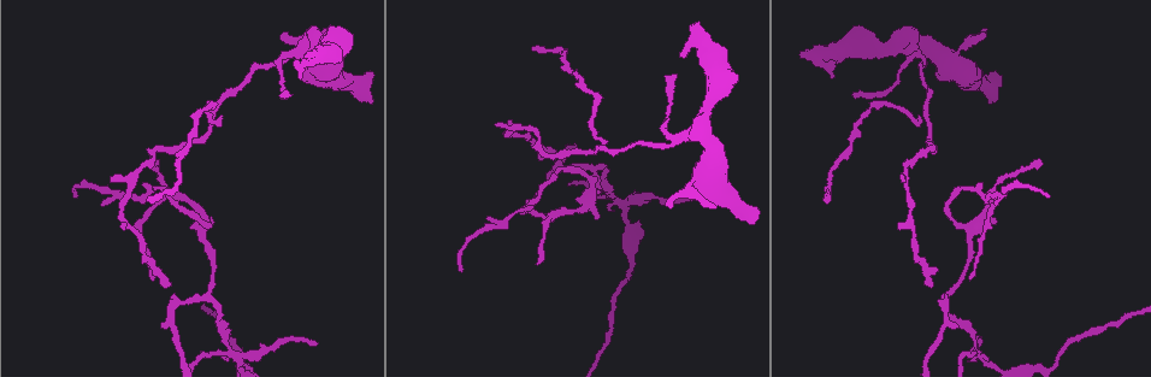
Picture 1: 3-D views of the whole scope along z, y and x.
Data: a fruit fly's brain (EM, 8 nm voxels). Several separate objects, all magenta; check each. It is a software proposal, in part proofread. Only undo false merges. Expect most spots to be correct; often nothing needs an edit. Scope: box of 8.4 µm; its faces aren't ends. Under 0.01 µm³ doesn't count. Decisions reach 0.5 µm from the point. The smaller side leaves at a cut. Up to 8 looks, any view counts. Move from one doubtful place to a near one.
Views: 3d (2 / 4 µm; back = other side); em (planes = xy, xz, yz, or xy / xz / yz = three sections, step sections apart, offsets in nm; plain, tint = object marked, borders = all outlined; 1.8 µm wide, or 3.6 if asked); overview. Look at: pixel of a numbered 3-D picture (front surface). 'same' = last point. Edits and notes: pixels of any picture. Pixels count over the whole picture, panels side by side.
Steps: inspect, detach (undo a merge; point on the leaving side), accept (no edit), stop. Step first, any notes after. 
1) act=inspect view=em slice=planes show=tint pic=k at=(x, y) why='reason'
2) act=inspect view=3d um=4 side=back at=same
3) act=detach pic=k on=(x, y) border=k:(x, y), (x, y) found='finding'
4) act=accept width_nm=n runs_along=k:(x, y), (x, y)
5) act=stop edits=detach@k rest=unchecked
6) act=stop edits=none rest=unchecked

act=inspect view=3d um=2 pic=1 at=(598, 148) why='two arms in line, one across'

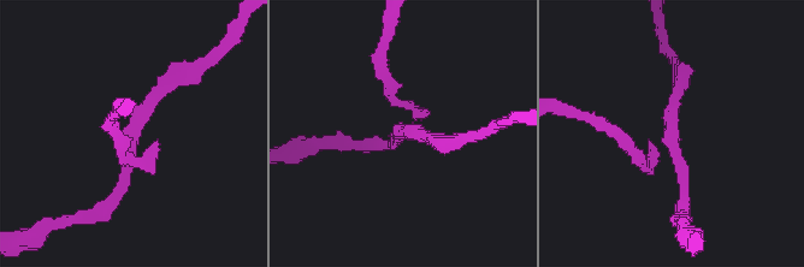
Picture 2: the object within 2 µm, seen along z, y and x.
act=inspect view=em slice=xy step=8 show=tint pic=2 at=(672, 147) arms=3

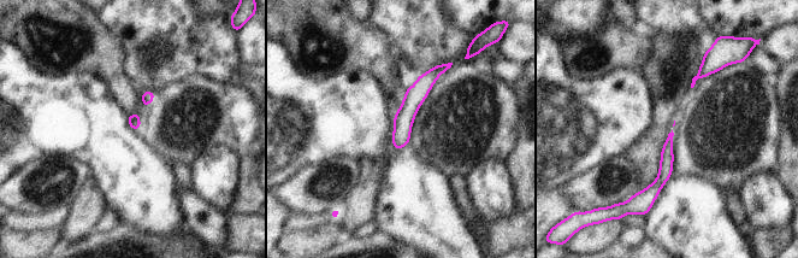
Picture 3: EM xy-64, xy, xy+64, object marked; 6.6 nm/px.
act=accept runs_along=3:(438, 70), (414, 97), (397, 145) found='one neuron here'

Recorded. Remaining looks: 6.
act=inspect view=3d um=4 pic=1 at=(911, 39) why='abrupt turn'

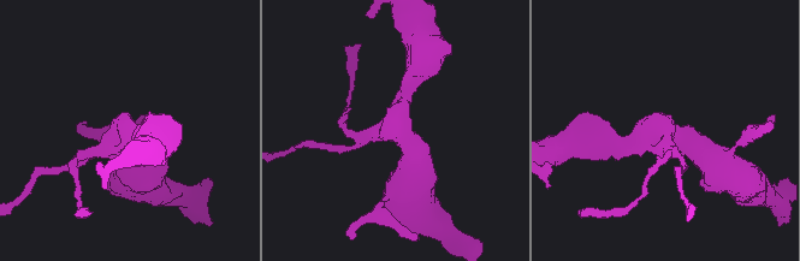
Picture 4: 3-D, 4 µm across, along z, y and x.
act=inspect view=em slice=xz step=16 show=borders pic=4 at=(397, 132)

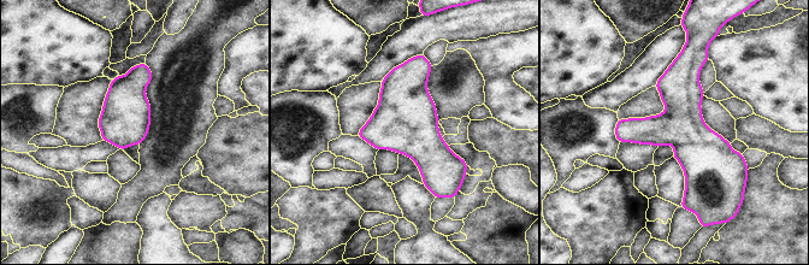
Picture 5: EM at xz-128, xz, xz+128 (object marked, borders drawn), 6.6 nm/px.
act=accept runs_along=5:(680, 60), (694, 142), (688, 199) found='one neuron here'

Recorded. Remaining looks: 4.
act=inspect view=em slice=xy step=4 show=tint pic=1 at=(630, 201) why='four-way junction'

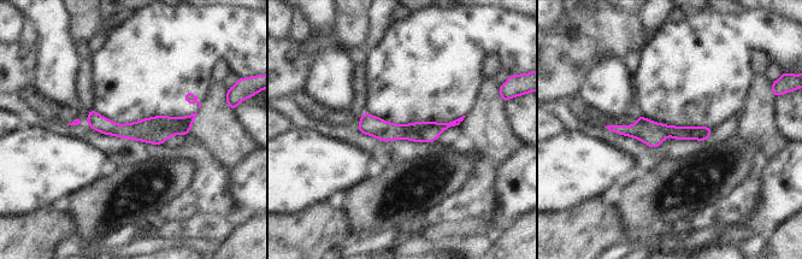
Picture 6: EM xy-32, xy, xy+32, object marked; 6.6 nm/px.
act=inspect view=em slice=planes show=borders at=same why='cut it another way'

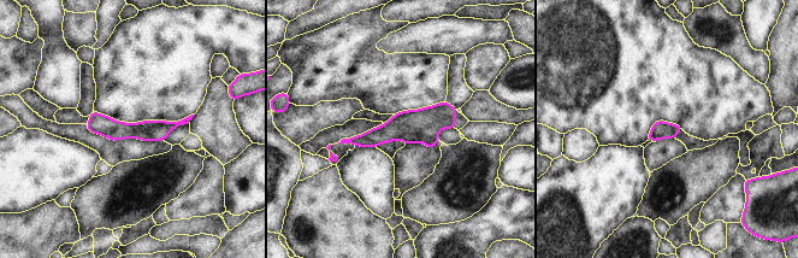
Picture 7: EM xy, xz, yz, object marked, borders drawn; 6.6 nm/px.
act=accept width_nm=120 runs_along=7:(453, 110), (424, 125), (350, 140) found='one neuron here'

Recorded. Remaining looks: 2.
act=stop edits=none rest=unchecked

